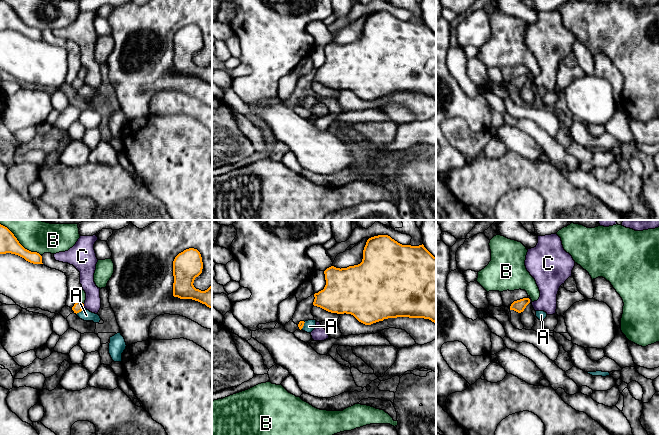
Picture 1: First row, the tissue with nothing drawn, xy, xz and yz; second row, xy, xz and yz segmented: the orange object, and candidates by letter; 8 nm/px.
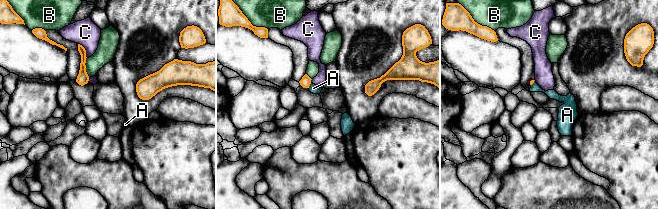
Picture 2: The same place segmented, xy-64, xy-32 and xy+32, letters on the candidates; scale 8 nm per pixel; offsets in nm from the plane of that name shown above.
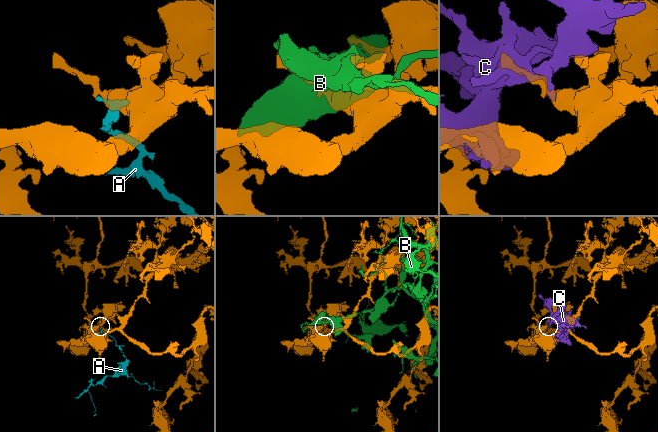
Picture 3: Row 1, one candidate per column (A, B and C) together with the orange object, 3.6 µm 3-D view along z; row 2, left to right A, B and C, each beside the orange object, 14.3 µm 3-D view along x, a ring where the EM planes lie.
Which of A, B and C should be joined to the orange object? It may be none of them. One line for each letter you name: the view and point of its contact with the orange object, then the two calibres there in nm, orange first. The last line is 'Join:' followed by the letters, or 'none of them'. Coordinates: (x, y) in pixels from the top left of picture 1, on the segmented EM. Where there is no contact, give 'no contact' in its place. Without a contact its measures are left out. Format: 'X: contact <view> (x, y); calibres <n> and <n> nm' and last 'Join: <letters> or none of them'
Join: none of them

